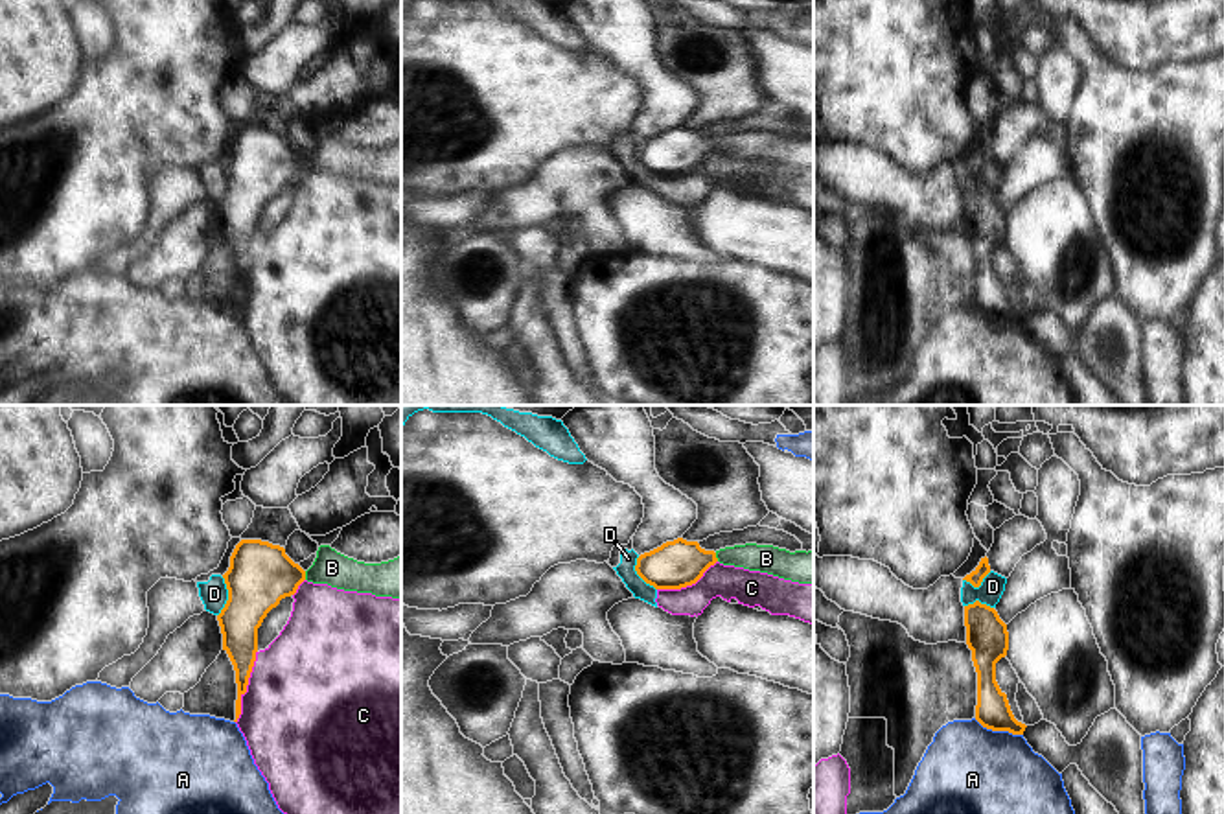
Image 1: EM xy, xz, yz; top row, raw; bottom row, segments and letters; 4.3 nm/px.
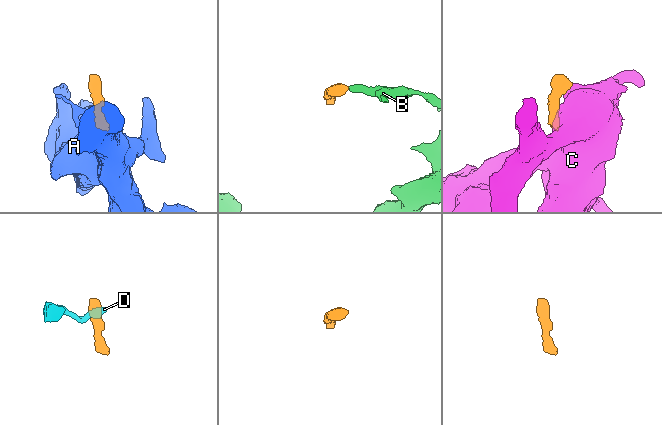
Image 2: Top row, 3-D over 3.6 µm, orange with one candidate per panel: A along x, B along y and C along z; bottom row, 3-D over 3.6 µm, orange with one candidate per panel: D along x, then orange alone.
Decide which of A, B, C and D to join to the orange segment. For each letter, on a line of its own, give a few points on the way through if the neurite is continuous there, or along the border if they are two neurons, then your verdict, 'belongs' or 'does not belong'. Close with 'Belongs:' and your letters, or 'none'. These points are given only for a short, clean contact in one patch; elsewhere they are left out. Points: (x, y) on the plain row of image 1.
A: along yz (974, 306), (987, 315), (1022, 323) | does not belong
B: across xy (260, 162), (304, 162), (332, 155) | belongs
C: does not belong
D: along xy (223, 164), (227, 190), (218, 203) | does not belong
Belongs: B

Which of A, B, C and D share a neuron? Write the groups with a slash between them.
A / B / C D

